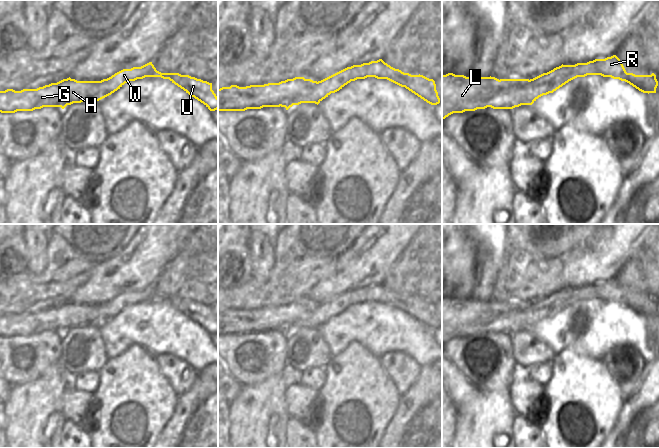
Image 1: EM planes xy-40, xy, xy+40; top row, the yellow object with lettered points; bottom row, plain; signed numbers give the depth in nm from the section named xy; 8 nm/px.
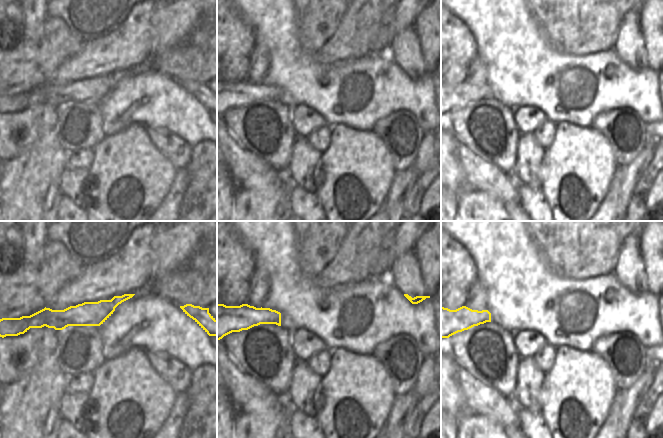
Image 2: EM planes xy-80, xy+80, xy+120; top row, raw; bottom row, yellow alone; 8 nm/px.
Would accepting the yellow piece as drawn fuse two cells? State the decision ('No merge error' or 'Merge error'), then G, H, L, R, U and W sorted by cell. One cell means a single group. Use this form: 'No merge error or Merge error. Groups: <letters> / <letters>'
Merge error. Groups: G H / L R U W

